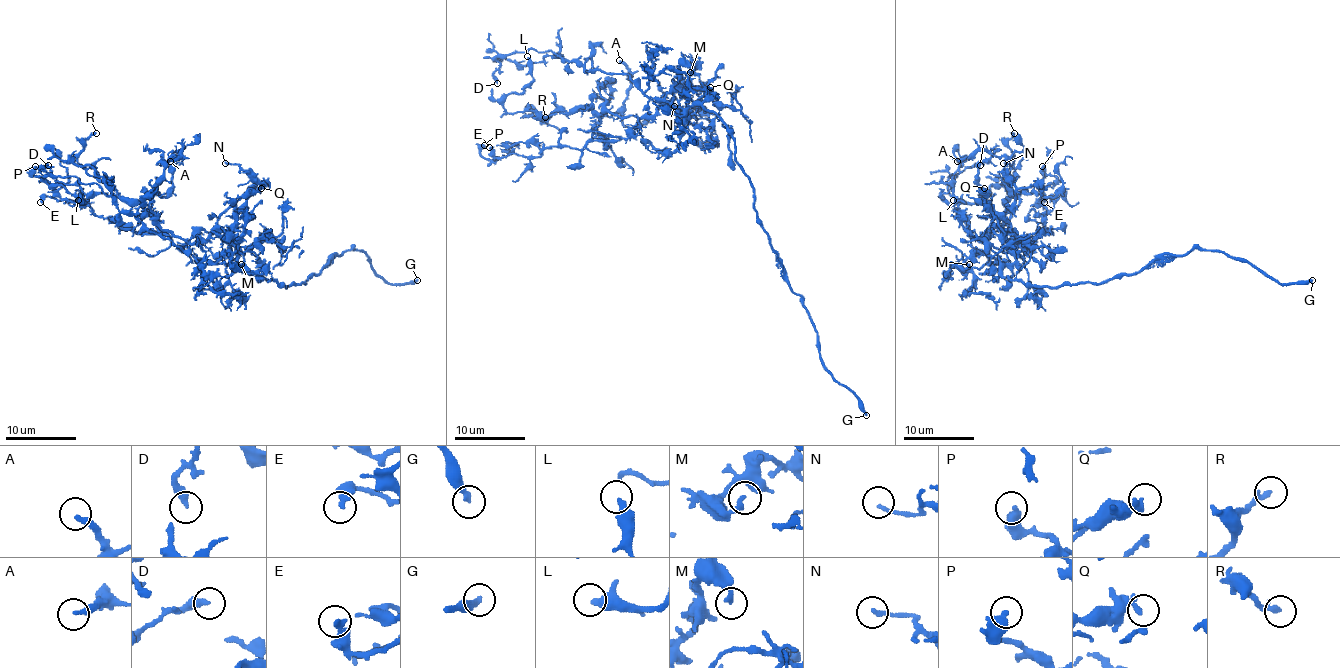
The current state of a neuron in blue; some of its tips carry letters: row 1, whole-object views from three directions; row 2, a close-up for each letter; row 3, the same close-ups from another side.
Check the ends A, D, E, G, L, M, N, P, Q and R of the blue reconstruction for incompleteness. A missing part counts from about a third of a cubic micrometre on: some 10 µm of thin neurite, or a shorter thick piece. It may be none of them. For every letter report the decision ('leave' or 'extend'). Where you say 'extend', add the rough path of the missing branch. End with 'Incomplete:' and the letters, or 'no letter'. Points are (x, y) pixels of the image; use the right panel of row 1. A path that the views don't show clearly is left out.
A: leave
D: leave
E: leave
G: extend
L: leave
M: leave
N: leave
P: leave
Q: leave
R: leave
Incomplete: G

